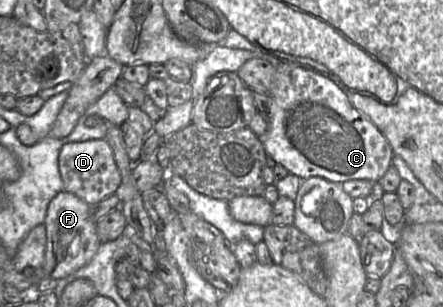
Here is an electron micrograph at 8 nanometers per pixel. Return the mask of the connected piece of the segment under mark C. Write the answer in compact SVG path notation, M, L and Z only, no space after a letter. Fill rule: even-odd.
M282 61L275 67L275 73L269 95L272 98L270 114L267 114L270 118L269 129L264 136L259 137L263 142L266 154L269 157L272 157L277 163L285 166L289 173L299 176L302 180L309 177L322 177L331 182L338 183L343 183L353 179L367 179L375 183L378 182L390 166L392 166L394 150L386 136L369 118L367 118L351 103L348 95L328 76L325 76L324 74L321 74L311 68L304 67L298 63Z

